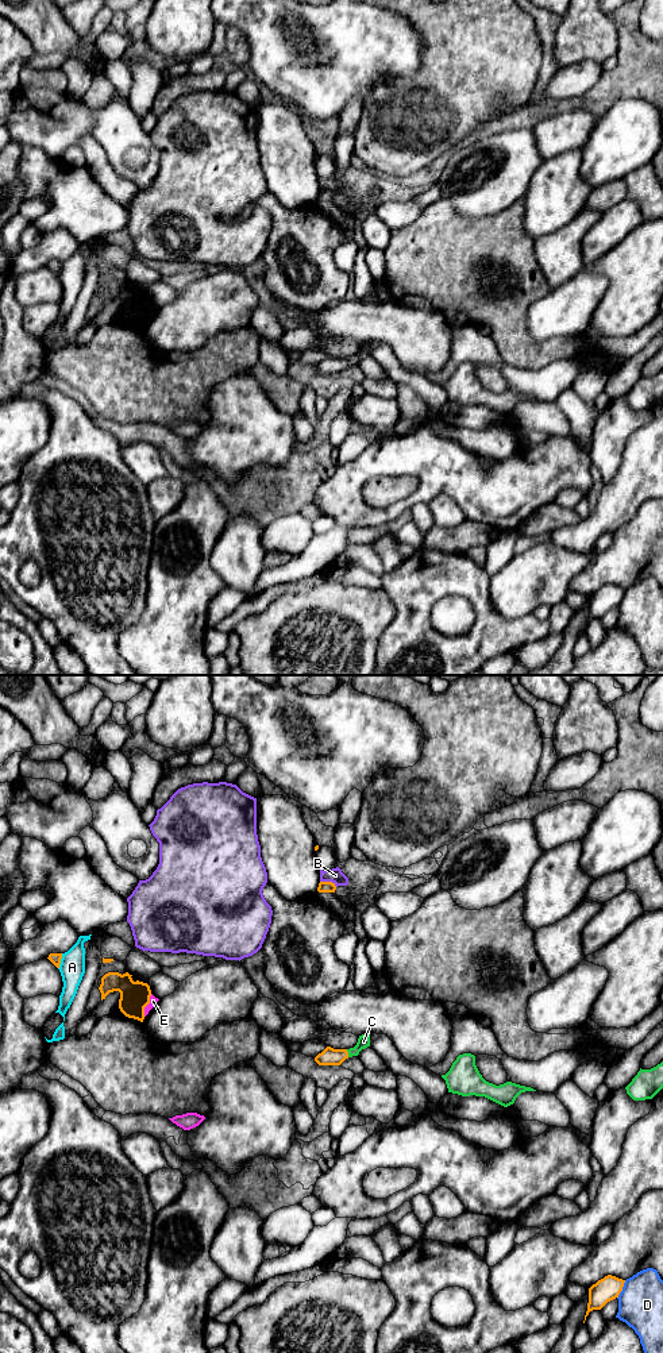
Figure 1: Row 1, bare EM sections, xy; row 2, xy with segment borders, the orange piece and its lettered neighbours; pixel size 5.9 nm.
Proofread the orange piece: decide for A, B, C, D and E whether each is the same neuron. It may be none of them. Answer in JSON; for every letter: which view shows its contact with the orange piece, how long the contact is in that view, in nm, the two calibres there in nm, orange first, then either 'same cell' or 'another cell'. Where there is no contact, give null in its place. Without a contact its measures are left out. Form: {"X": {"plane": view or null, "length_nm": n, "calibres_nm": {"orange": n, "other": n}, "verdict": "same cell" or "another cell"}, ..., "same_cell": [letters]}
{"A": {"plane": "xy", "length_nm": 100, "calibres_nm": {"orange": 60, "other": 150}, "verdict": "another cell"}, "B": {"plane": "xy", "length_nm": 110, "calibres_nm": {"orange": 60, "other": 90}, "verdict": "another cell"}, "C": {"plane": "xy", "length_nm": 50, "calibres_nm": {"orange": 110, "other": 80}, "verdict": "same cell"}, "D": {"plane": "xy", "length_nm": 120, "calibres_nm": {"orange": 140, "other": 280}, "verdict": "another cell"}, "E": {"plane": "xy", "length_nm": 140, "calibres_nm": {"orange": 180, "other": 50}, "verdict": "another cell"}, "same_cell": ["C"]}

